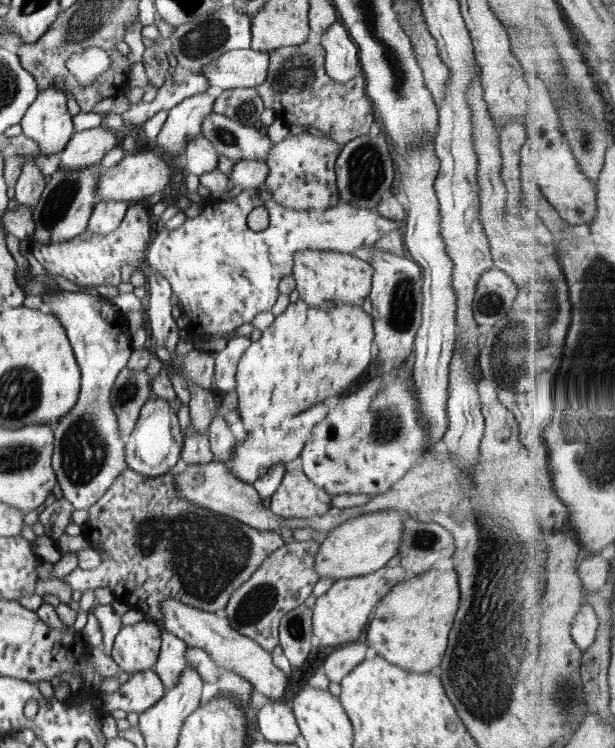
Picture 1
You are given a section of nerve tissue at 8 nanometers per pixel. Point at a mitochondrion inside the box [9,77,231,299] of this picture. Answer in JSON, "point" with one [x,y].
{"point":[61,199]}

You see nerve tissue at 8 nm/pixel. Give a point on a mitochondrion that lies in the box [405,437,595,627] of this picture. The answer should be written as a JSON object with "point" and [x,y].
{"point":[423,540]}

